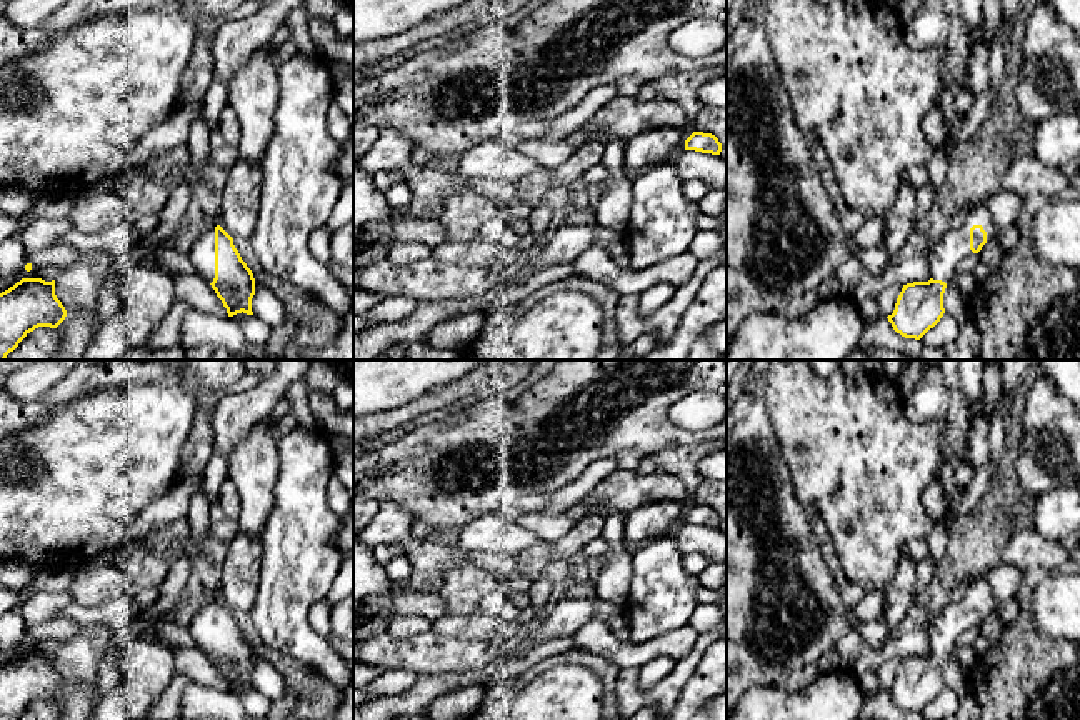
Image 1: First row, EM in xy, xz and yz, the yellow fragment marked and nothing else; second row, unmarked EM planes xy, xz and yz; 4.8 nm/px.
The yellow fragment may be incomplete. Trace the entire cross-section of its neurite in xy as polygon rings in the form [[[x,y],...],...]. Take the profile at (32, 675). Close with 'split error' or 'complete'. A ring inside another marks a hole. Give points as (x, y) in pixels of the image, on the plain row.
[[[22,652],[0,667],[0,720],[18,720],[35,702],[57,702],[65,690],[55,653]]] | complete

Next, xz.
[[[693,505],[687,513],[685,513],[685,523],[695,523],[702,527],[712,527],[712,528],[720,528],[722,525],[722,517],[718,512],[712,507],[703,507],[703,505]]] | complete

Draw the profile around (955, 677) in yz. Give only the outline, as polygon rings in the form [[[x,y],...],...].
[[[953,655],[945,662],[943,682],[960,700],[960,708],[952,720],[980,720],[980,705],[972,690],[970,672],[965,672]]]

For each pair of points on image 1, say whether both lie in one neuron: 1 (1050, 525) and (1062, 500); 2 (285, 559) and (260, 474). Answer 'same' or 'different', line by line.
1: same
2: different

